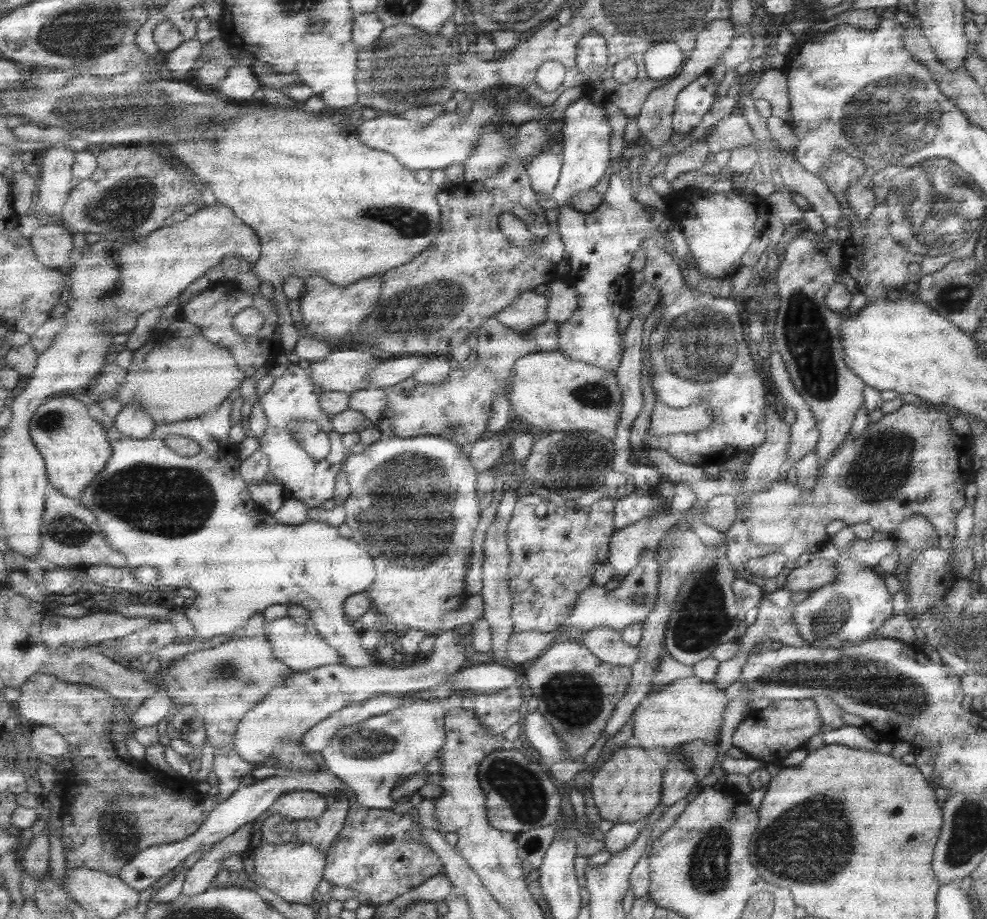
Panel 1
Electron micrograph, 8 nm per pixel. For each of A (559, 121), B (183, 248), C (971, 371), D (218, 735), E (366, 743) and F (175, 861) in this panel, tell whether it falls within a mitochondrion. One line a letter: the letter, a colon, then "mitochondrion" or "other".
A: other
B: other
C: other
D: other
E: mitochondrion
F: other

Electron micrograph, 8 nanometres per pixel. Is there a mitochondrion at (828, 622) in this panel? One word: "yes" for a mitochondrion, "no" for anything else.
yes

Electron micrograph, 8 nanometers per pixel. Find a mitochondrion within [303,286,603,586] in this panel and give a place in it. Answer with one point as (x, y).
(404, 495)

